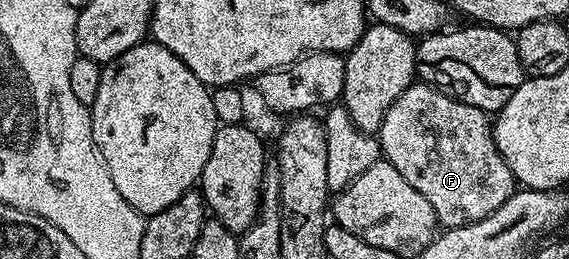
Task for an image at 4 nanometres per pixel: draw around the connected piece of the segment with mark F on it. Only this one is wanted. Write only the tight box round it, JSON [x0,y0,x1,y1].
[377,82,517,229]

